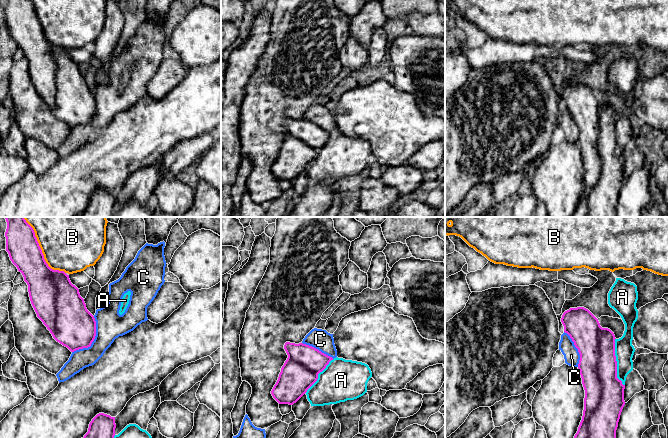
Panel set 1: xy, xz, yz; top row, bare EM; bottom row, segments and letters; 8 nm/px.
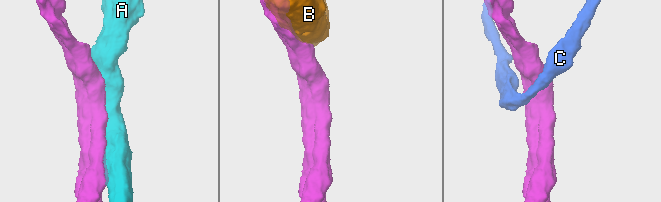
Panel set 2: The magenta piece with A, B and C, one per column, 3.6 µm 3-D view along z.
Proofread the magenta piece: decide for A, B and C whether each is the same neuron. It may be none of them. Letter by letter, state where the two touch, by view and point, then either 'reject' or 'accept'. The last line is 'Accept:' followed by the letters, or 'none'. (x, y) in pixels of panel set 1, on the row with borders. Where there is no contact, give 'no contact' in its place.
A: yz (616, 362) | reject
B: xy (41, 250) | reject
C: xy (93, 340) | reject
Accept: none

